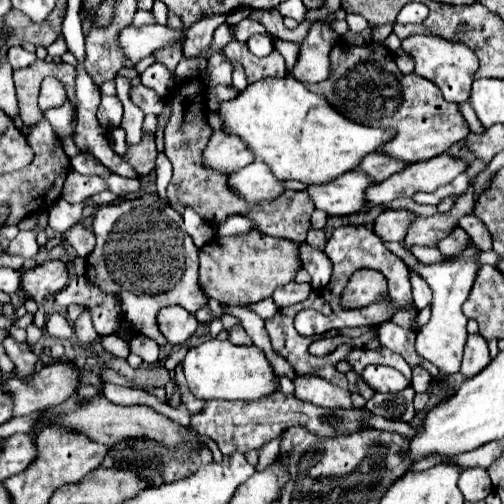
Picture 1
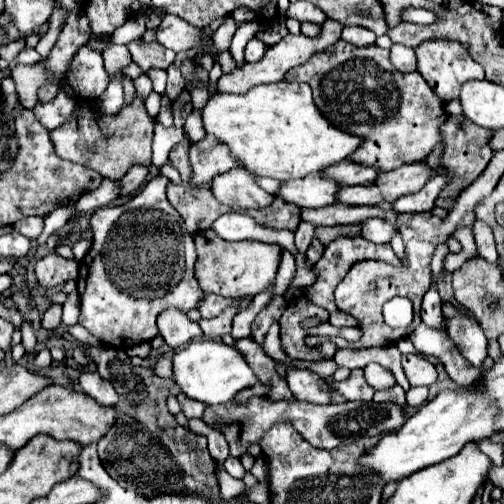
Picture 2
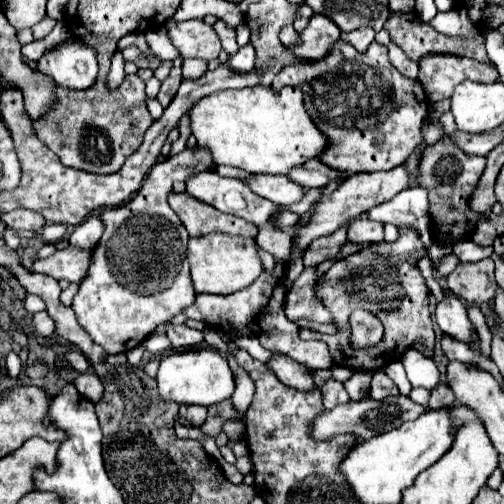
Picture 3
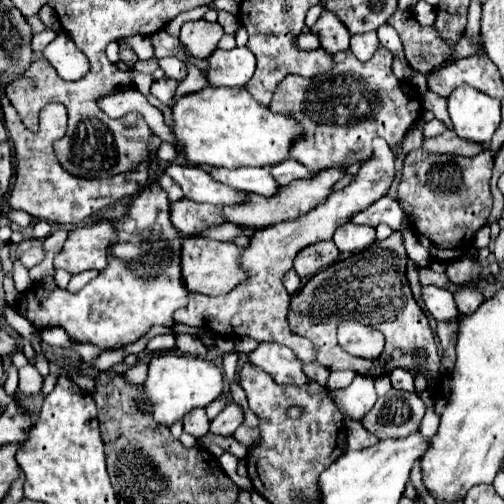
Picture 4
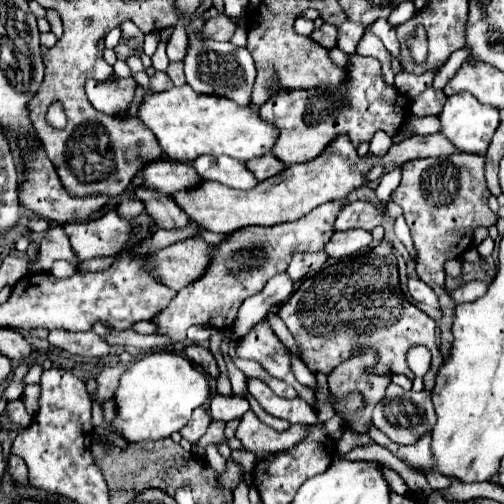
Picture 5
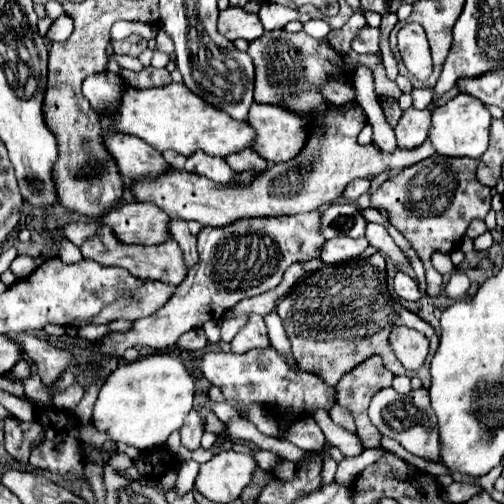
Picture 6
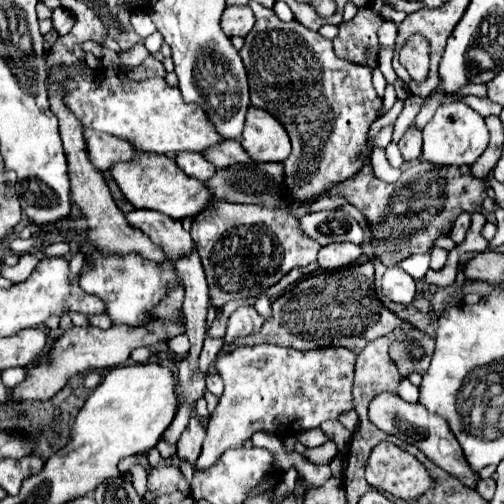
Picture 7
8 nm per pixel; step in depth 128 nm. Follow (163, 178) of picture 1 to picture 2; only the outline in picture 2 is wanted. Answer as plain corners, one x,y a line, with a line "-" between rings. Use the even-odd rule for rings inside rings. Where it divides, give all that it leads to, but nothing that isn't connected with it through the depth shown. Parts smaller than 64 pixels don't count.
156,122
154,128
154,144
152,144
152,162
156,168
160,168
166,160
174,144
182,140
178,128
164,128
160,122

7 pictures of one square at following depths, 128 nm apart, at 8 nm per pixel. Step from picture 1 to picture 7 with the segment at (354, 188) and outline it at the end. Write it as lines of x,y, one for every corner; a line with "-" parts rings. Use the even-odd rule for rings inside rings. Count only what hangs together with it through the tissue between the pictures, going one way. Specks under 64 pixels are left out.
178,152
176,164
186,176
192,176
200,182
206,182
216,172
216,168
198,152

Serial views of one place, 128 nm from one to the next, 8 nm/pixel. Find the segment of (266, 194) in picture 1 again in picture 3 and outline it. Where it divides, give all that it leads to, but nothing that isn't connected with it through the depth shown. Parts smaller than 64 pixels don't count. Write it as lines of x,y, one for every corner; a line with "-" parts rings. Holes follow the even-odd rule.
208,170
208,172
200,172
200,174
194,174
186,180
186,194
190,194
192,198
196,200
202,200
214,208
218,208
220,212
228,212
228,214
234,214
234,216
240,216
252,224
266,224
270,220
270,216
274,212
289,210
295,213
305,213
309,210
312,203
322,194
323,187
321,188
310,188
307,189
301,201
288,205
282,206
272,204
270,200
266,198
260,198
258,194
254,194
250,190
248,184
244,184
242,180
236,180
236,178
224,178
224,176
218,176
216,172

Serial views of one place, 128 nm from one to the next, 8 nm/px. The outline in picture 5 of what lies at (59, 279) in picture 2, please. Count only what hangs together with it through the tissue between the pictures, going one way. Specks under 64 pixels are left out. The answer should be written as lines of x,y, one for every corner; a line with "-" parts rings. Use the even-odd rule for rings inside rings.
116,210
106,212
98,220
68,222
62,228
66,236
70,236
72,250
80,262
98,256
116,256
134,236
132,220
120,216

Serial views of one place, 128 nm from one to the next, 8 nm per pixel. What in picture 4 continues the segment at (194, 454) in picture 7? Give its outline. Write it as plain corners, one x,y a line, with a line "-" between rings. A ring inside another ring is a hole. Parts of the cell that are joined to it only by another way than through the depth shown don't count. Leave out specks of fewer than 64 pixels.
194,408
186,418
184,418
184,432
192,434
194,438
202,438
210,430
210,420
206,418
204,408

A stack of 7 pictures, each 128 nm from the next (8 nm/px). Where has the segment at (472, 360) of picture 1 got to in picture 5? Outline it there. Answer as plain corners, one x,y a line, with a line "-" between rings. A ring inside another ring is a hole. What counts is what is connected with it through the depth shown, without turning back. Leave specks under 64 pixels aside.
410,278
410,280
408,280
408,294
410,294
416,302
420,302
420,304
430,304
430,306
438,308
438,298
436,298
434,290
432,290
430,286
426,286
426,284
424,284
422,280
418,280
418,278

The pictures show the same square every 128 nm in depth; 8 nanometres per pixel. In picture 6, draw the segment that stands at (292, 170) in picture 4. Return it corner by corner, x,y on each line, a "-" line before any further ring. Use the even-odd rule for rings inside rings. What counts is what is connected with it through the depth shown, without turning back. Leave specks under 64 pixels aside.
244,148
240,152
234,152
232,156
224,156
224,160
230,164
234,172
244,172
244,170
254,170
254,172
264,172
268,162
260,158
254,150

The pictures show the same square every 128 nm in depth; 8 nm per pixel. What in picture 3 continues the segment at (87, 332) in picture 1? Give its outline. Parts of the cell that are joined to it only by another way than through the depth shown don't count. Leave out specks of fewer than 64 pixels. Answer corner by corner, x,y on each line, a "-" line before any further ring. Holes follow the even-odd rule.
186,148
184,152
156,164
128,204
108,208
100,214
106,232
94,250
90,272
74,296
72,310
76,312
80,326
108,354
136,348
158,324
168,322
186,306
194,304
194,288
186,264
188,232
176,212
168,206
168,194
172,182
185,183
188,176
210,168
214,168
214,164
208,152

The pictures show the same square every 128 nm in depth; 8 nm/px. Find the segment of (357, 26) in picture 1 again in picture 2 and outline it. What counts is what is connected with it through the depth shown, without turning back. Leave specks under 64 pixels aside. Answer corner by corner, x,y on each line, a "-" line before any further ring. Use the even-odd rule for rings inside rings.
324,20
324,24
320,26
320,34
318,36
304,36
304,34
288,34
284,40
280,40
278,44
270,46
264,54
262,60
250,64
250,62
244,62
242,66
236,66
234,72
230,74
222,74
218,84
216,84
216,92
232,92
232,94
244,94
248,92
252,86
258,86
258,84
272,84
272,82
280,82
284,78
284,74
294,68
294,66
300,66
304,64
306,60
310,60
316,52
332,46
338,38
340,38
340,32
342,32
342,26
336,22
336,20

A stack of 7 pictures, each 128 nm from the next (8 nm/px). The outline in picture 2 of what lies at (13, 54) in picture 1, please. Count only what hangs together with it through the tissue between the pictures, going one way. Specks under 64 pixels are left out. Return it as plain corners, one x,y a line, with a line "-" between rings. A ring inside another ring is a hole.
24,48
24,50
18,54
18,58
16,58
18,64
36,64
38,60
40,60
40,54
38,54
34,48

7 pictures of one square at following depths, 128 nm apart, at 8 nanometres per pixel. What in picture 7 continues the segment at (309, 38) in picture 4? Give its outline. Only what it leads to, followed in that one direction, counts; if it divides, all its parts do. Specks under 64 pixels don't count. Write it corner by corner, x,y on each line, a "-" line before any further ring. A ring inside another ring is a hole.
370,4
358,8
358,14
348,24
340,24
340,34
334,38
336,56
376,70
380,48
378,28
382,22
384,18

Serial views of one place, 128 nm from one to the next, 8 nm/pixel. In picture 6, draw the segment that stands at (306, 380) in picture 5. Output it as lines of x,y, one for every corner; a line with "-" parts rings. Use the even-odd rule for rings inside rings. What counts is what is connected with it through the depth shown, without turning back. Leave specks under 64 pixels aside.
276,310
270,312
270,314
266,314
266,316
264,316
264,322
266,322
266,326
268,326
270,344
272,344
278,352
282,352
282,354
286,356
288,364
296,366
296,362
294,362
294,358
292,358
292,350
290,350
290,340
288,340
288,336
286,336
284,328
282,328
282,320
280,320
280,316
276,314

